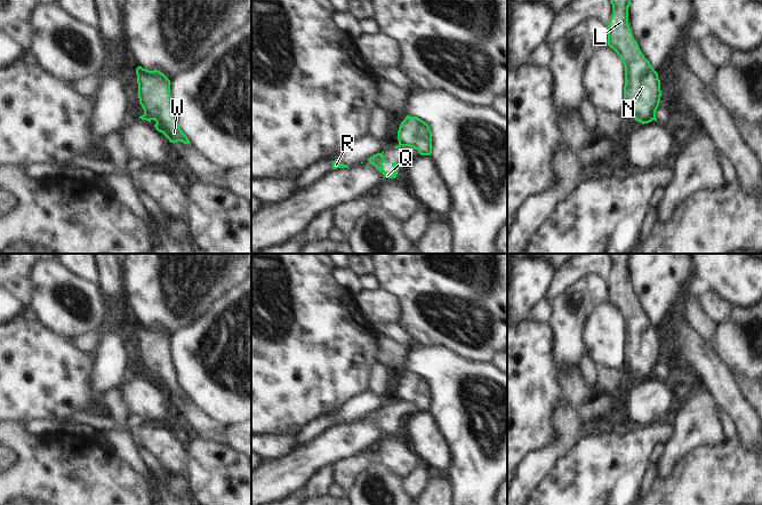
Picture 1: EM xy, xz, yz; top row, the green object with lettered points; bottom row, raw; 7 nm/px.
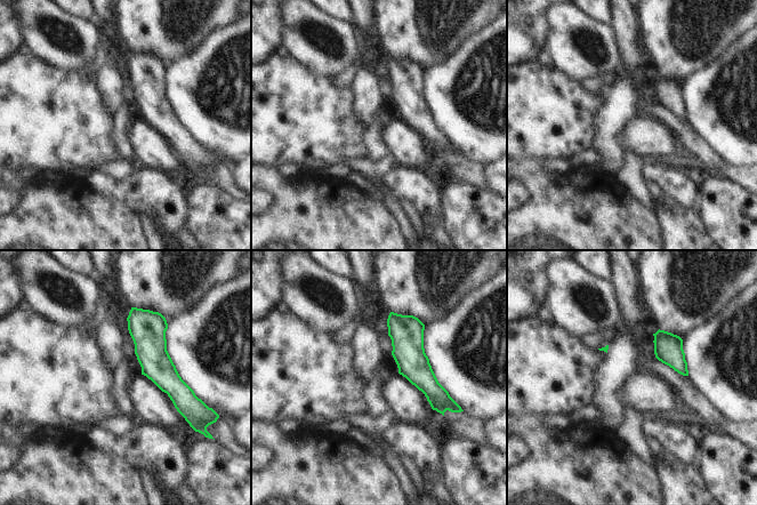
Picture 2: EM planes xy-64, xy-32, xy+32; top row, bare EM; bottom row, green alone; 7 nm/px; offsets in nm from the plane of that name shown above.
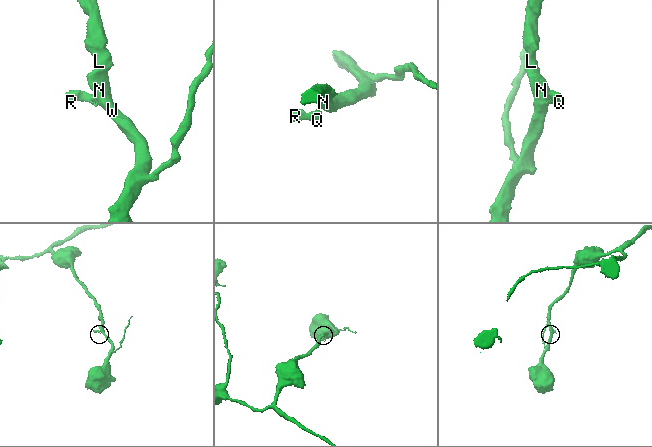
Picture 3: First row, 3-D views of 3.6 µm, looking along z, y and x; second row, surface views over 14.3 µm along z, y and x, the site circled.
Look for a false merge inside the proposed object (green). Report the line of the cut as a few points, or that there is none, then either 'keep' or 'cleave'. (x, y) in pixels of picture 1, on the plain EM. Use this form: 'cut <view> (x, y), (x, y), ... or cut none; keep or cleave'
cut xy (143, 370), (150, 376); cleave

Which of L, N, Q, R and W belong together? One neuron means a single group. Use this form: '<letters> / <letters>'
L N W / Q R

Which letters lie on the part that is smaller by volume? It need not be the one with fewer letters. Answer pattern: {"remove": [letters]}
{"remove": ["Q", "R"]}

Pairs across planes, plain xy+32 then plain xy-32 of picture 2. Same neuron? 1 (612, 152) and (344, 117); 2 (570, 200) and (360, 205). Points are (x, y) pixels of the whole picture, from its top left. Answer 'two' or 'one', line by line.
1: two
2: one

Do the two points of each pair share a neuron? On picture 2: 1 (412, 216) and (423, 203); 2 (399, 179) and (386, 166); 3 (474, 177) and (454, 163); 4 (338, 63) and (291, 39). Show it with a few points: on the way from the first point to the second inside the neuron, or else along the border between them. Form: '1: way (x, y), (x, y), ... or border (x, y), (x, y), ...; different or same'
1: border (403, 199), (413, 208), (425, 230); different
2: border (396, 163), (381, 178); different
3: way (469, 173), (459, 166); same
4: way (327, 56), (303, 39); same

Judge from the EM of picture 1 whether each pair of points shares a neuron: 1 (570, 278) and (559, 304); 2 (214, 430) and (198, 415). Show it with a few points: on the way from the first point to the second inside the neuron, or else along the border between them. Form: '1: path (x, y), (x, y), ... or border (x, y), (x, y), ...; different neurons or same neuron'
1: border (588, 274), (585, 274), (550, 298); different neurons
2: path (210, 427), (201, 418); same neuron

